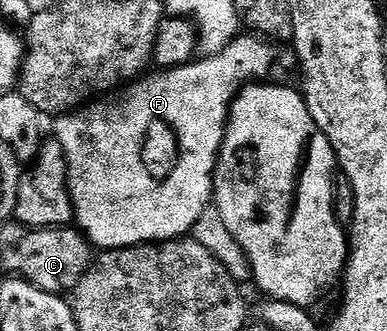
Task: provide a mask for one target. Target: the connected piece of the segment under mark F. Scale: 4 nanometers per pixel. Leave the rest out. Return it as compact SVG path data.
M245 33L223 48L220 54L201 57L201 60L198 58L179 67L158 70L156 72L158 75L146 74L88 105L82 105L66 114L56 116L51 131L52 134L57 134L54 135L56 142L61 143L65 150L65 160L69 166L69 196L73 198L73 218L76 226L94 248L138 247L140 243L160 243L167 239L179 239L192 232L195 221L199 221L199 217L210 206L213 198L213 171L217 167L217 152L220 151L221 141L225 138L225 124L229 118L231 100L242 87L254 81L264 80L268 76L265 74L273 67L272 45L274 46L272 42L256 34Z

